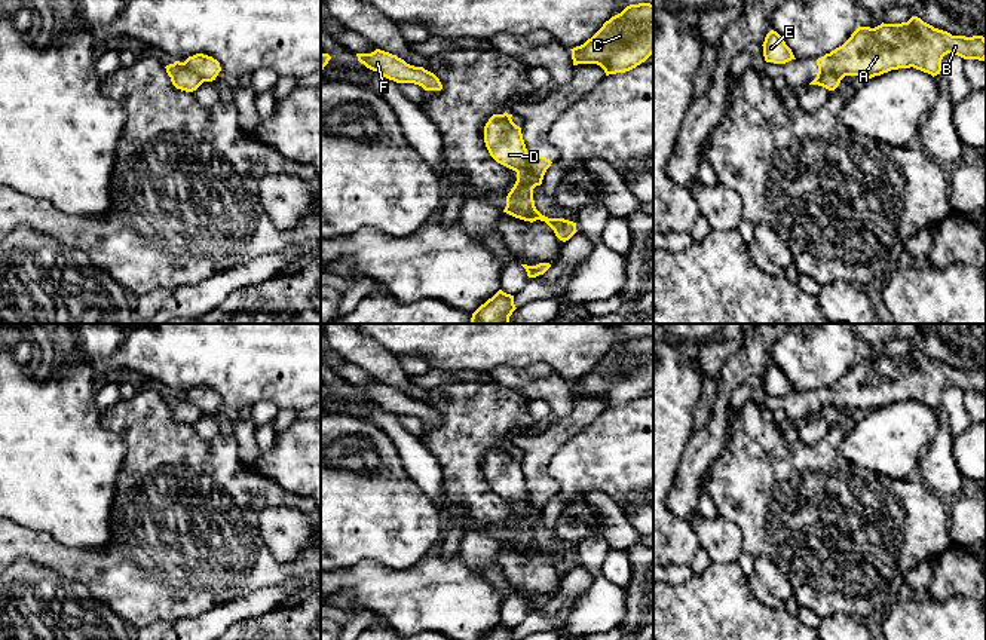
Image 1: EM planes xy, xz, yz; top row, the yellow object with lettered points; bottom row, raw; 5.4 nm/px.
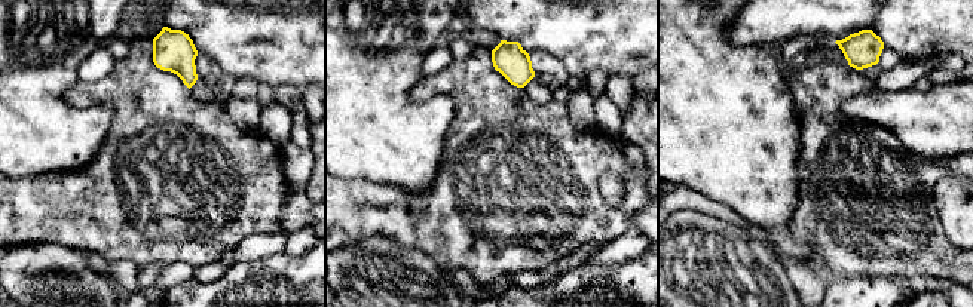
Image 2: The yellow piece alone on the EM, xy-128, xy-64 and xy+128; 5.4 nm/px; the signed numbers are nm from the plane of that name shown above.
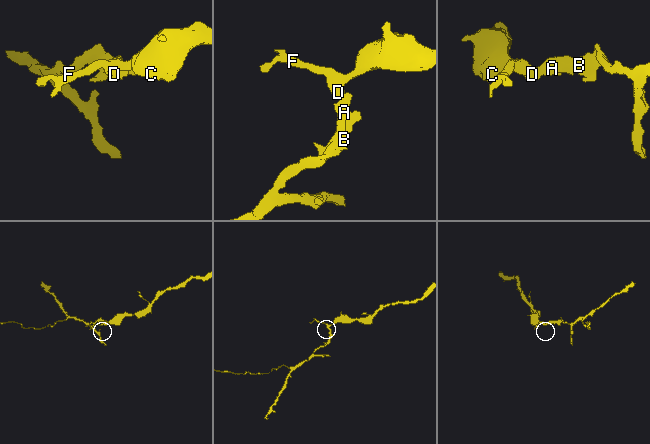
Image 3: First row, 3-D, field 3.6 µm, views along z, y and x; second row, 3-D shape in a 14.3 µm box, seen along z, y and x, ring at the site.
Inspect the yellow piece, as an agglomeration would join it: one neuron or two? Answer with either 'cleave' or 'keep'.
cleave

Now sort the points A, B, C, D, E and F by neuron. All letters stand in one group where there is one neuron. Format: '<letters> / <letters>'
A B / C D E F

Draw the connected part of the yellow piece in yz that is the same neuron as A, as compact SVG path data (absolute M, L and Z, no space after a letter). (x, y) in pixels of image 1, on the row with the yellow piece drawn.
M918 16L901 24L858 27L839 48L817 59L818 73L840 79L861 76L872 79L891 70L916 68L933 77L941 71L944 55L964 59L986 59L983 36L952 36L934 28Z

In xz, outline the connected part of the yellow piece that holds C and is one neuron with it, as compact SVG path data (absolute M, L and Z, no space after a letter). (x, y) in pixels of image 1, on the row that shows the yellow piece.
M639 3L627 6L621 13L606 21L584 45L570 50L573 65L597 64L604 70L606 76L636 68L653 53L653 4Z

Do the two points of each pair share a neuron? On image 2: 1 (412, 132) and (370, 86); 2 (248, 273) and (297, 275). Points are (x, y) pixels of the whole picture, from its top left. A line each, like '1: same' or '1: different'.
1: same
2: same

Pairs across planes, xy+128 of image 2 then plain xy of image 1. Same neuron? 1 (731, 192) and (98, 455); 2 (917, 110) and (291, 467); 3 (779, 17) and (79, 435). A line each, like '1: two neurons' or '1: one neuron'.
1: one neuron
2: one neuron
3: two neurons

